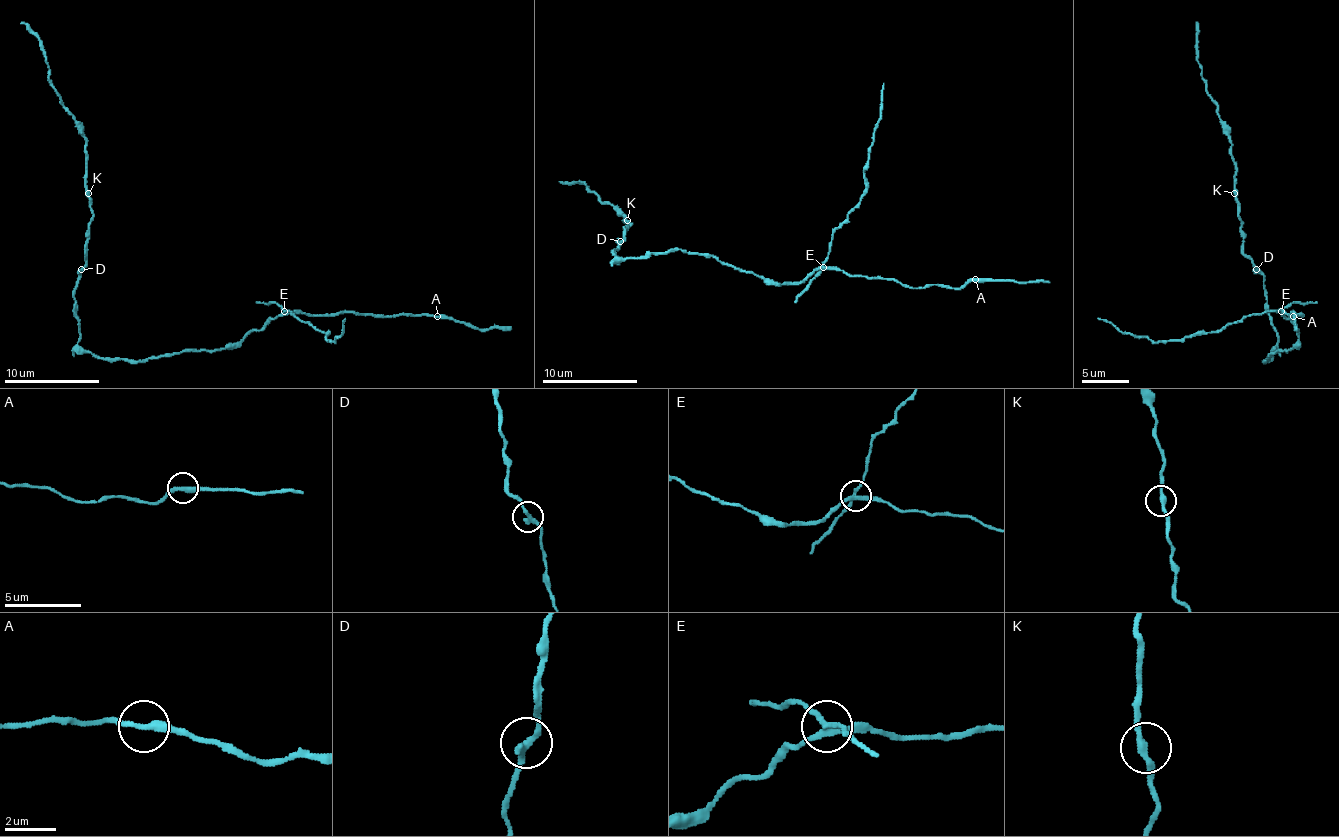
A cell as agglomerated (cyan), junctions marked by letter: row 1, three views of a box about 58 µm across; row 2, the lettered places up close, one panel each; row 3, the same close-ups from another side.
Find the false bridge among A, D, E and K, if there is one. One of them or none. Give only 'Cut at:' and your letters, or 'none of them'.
Cut at: E

